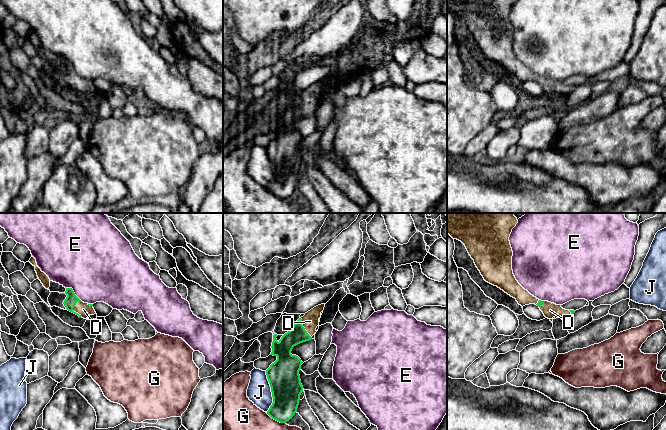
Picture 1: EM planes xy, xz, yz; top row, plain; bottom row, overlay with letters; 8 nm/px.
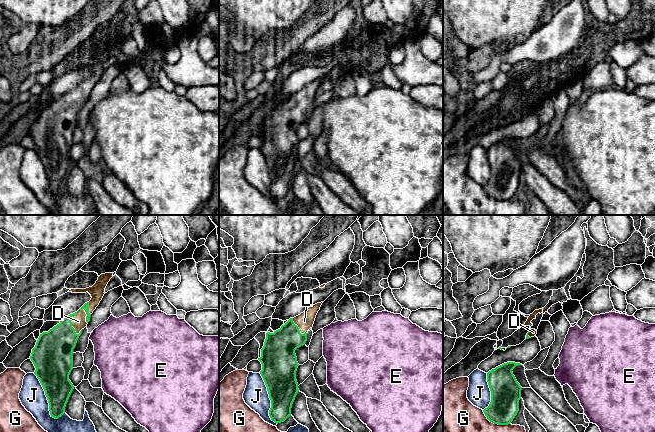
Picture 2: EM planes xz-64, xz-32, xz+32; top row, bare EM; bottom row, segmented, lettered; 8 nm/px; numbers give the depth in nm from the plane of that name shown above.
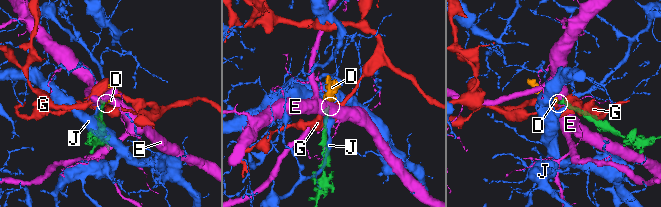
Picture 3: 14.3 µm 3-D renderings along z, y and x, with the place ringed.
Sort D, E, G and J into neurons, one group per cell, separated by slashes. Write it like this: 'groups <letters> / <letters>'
groups D / E / G / J

